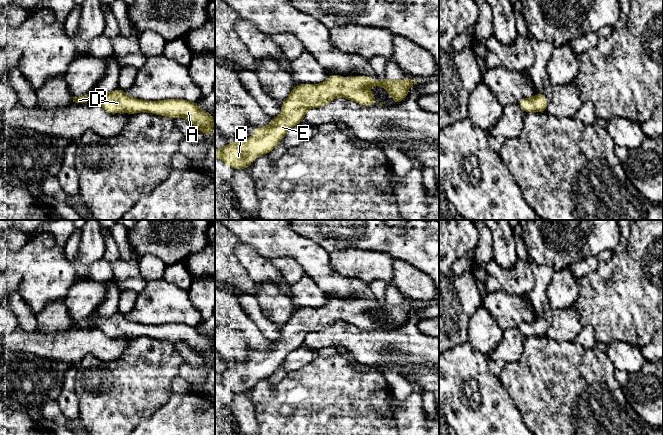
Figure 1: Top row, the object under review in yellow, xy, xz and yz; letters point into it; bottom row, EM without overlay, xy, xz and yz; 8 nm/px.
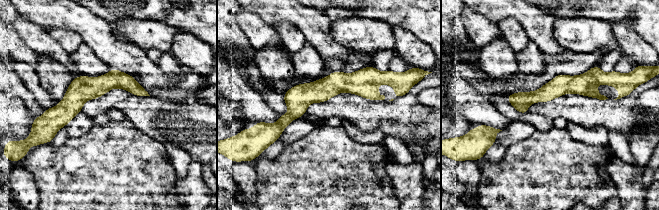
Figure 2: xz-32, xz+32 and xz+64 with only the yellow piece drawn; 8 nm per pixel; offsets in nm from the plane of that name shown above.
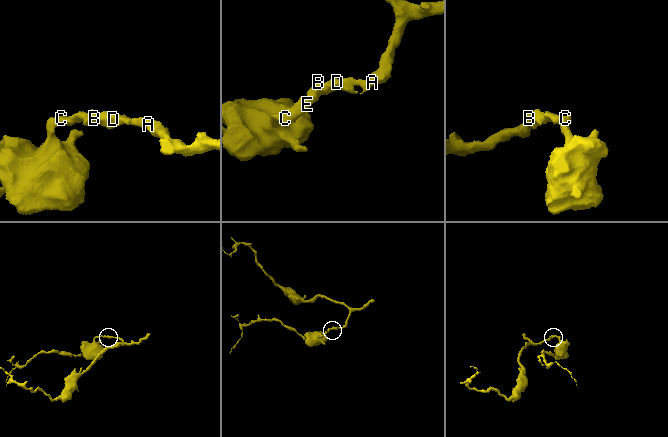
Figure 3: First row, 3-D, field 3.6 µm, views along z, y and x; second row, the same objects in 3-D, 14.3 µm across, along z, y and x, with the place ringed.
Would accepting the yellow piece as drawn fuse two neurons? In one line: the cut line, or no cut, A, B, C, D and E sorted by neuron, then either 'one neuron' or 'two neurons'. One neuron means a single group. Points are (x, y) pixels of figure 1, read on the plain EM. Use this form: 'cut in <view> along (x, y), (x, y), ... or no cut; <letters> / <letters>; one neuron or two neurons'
no cut; A B C D E; one neuron

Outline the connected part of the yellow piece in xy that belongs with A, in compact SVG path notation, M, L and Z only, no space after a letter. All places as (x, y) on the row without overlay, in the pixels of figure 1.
M118 312L112 317L99 318L95 321L94 327L95 329L102 330L110 338L116 338L120 335L127 338L150 336L152 338L167 340L173 344L177 341L182 341L209 362L211 362L214 352L214 343L209 336L200 333L197 327L183 323L161 325L133 323L126 319L122 313Z

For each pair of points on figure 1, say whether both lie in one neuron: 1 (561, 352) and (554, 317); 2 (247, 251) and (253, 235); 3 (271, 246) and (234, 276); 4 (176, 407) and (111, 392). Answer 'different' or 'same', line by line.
1: different
2: different
3: different
4: different

